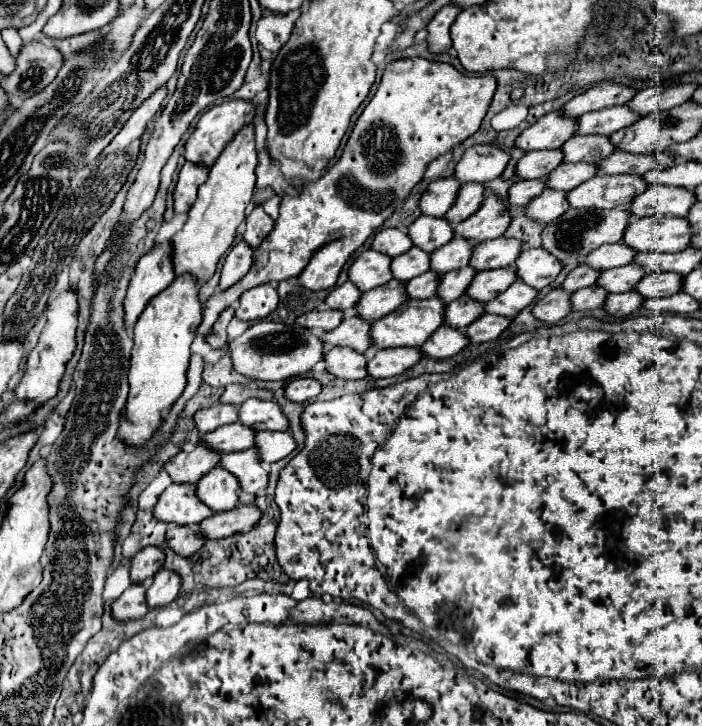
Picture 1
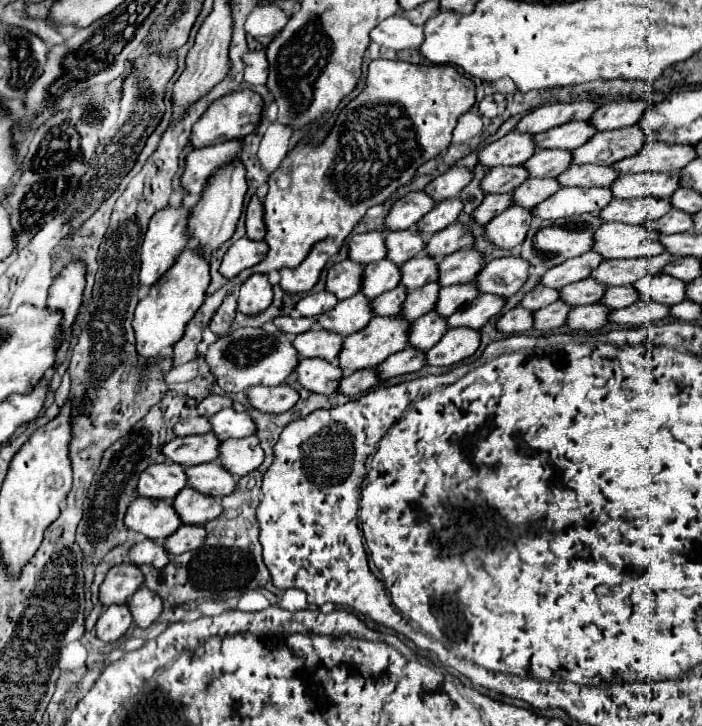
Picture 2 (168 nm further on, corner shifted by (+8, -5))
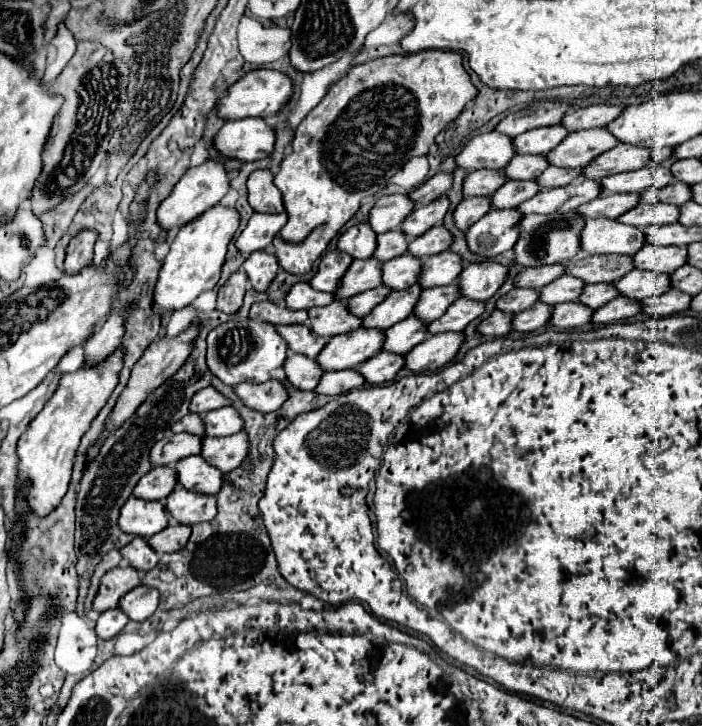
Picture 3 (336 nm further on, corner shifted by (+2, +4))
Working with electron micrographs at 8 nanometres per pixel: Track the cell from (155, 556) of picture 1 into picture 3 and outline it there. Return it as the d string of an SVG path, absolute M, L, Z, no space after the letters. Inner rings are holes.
M116 566L112 570L108 570L102 576L100 582L100 590L94 598L94 610L104 612L110 608L116 608L120 604L120 598L130 592L132 588L136 588L140 584L140 574L136 568L130 566Z

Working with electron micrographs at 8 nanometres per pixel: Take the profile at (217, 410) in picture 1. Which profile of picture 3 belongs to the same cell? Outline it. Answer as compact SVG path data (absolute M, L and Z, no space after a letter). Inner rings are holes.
M186 414L182 420L178 420L172 428L172 432L190 432L196 436L204 436L204 420L198 414Z

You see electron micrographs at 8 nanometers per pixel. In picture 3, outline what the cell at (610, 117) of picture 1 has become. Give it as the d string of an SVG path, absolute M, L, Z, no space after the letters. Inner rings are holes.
M544 126L524 132L522 136L514 138L516 152L518 154L548 154L552 148L556 148L570 132L562 126Z

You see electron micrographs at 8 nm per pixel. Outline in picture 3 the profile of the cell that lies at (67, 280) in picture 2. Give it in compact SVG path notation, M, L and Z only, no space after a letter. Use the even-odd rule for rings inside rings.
M84 230L78 236L74 236L66 248L66 262L64 272L76 274L82 268L88 268L94 260L94 242L98 234L94 230Z

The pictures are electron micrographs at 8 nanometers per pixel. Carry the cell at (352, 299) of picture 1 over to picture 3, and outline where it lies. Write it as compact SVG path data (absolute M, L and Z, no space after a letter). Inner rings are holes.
M300 282L300 284L294 284L294 288L288 292L286 306L290 306L292 310L308 310L312 306L326 306L332 300L334 300L334 294L318 292L310 284Z

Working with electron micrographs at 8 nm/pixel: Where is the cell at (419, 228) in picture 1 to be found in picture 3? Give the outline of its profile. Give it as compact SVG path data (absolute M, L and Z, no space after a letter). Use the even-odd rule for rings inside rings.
M392 230L392 232L378 236L378 252L374 256L378 260L386 262L386 260L392 260L396 256L406 254L406 248L408 248L406 234L402 230Z

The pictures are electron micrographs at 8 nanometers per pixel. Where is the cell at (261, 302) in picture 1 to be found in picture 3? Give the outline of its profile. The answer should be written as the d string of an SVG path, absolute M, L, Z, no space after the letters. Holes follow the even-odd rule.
M254 252L250 254L250 258L246 258L242 268L252 288L256 292L266 292L278 272L278 260L274 256L268 256L266 252Z

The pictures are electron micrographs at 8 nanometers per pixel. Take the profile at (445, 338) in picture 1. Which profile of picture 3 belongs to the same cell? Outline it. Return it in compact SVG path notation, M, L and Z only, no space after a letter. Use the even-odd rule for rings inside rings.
M378 352L366 364L362 364L358 370L370 384L384 384L394 380L394 376L404 368L406 356L404 354L392 354L392 352Z

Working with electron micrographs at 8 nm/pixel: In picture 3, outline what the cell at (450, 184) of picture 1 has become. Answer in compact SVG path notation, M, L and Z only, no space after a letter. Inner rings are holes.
M406 194L382 196L370 210L370 226L374 228L376 234L396 230L406 220L406 216L414 212L414 208L416 202Z

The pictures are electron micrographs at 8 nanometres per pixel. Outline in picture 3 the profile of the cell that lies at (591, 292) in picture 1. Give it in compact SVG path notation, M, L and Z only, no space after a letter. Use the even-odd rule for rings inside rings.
M538 302L532 308L516 314L514 330L518 330L518 332L536 332L550 322L550 314L552 314L552 306Z

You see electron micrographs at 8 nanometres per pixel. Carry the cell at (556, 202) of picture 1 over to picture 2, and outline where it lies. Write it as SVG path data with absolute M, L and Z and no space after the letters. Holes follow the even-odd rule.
M510 207L500 215L496 215L484 227L484 237L500 249L514 249L524 241L530 223L532 223L532 213L528 209Z

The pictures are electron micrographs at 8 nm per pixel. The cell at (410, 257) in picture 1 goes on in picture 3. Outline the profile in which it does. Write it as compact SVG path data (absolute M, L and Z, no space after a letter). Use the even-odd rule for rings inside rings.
M378 258L354 260L354 264L350 266L350 272L346 272L342 280L342 288L338 288L334 296L352 298L360 292L366 292L378 286L382 286L382 262Z

